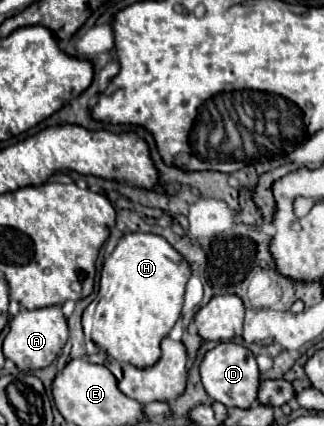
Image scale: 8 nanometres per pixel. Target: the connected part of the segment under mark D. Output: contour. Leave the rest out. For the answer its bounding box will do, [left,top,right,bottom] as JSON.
[201,343,261,407]

